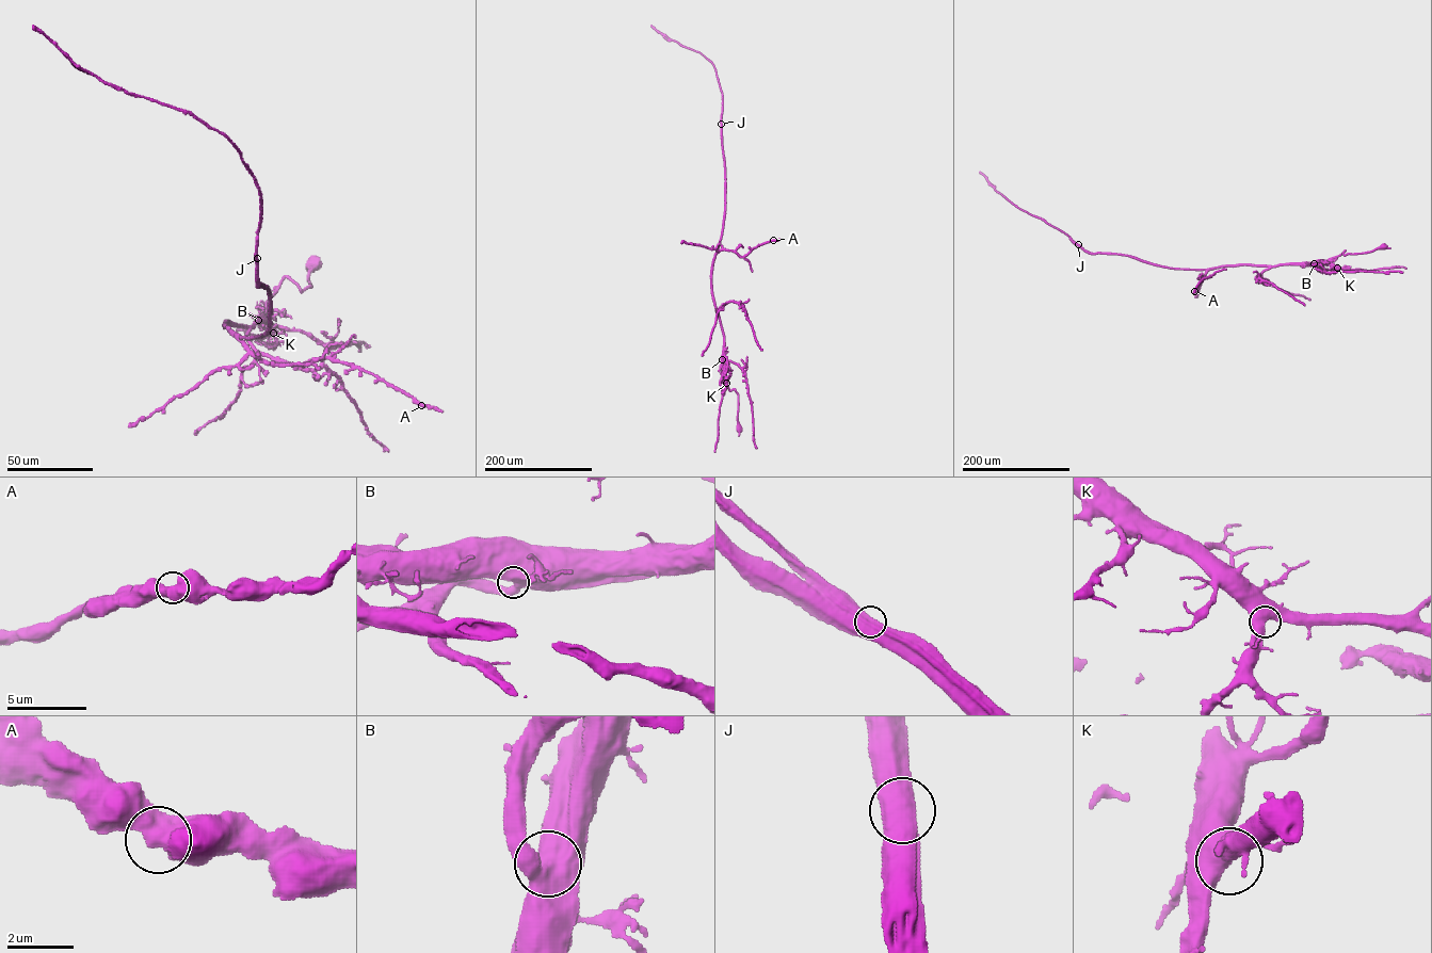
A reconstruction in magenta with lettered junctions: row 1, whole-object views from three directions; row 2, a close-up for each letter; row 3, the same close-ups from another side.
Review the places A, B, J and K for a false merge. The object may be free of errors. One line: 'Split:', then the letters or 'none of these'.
Split: J

